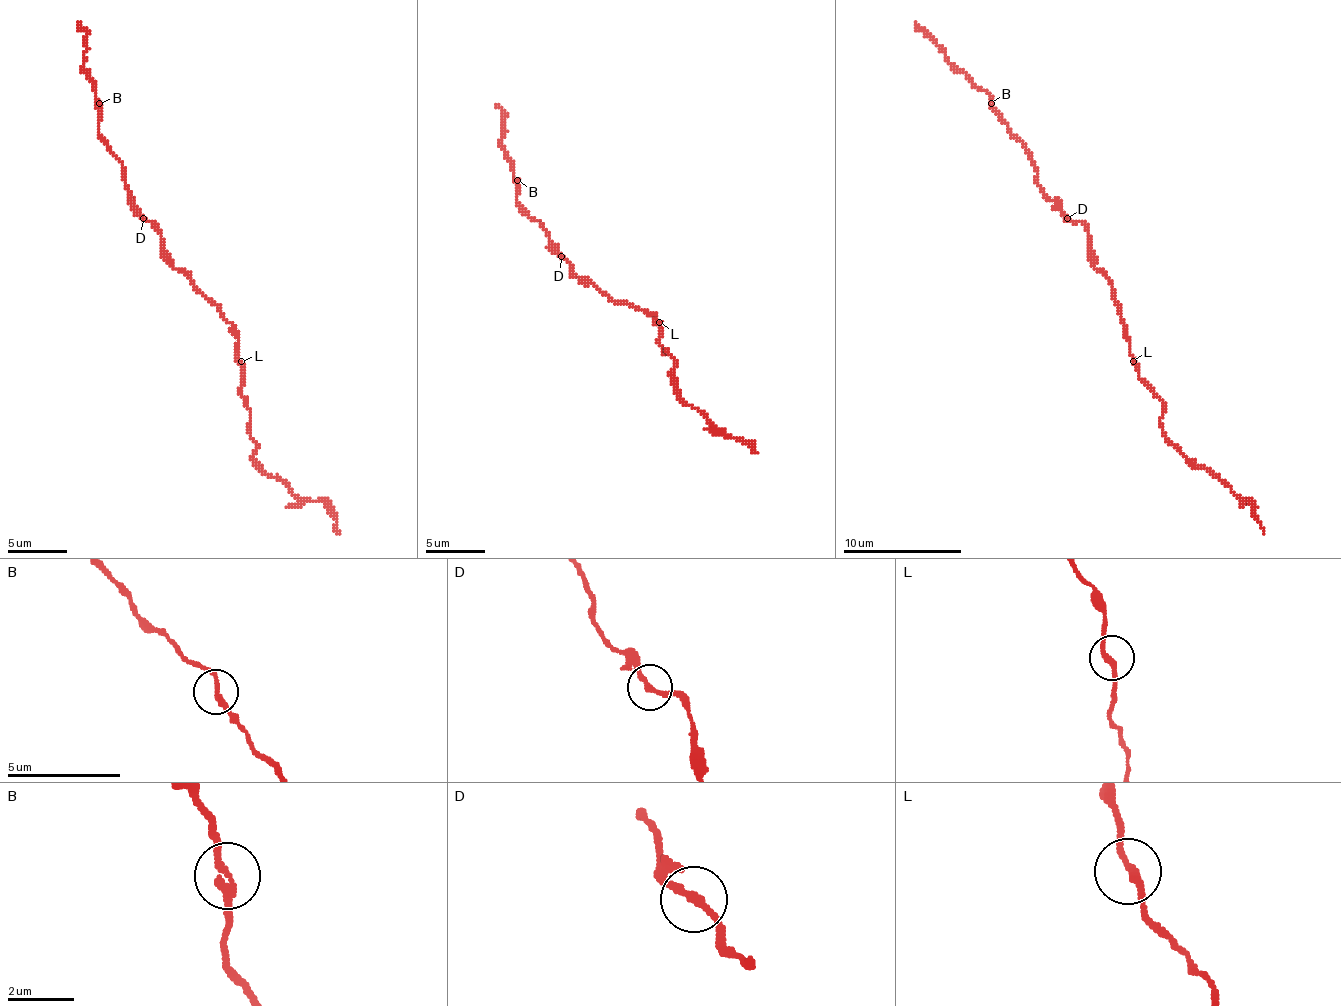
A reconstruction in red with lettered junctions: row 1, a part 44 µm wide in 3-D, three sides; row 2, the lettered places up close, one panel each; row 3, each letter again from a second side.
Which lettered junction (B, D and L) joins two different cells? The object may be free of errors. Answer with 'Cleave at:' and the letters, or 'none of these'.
Cleave at: none of these

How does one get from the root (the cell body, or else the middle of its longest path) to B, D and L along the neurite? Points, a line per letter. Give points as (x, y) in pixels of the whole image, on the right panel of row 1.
B: (1112, 284), (1094, 266), (1088, 230), (1043, 191), (1031, 156), (990, 102)
D: (1112, 284), (1094, 266), (1088, 230), (1079, 221), (1067, 218)
L: (1112, 284), (1112, 299), (1118, 308), (1124, 334), (1130, 340), (1133, 361)

